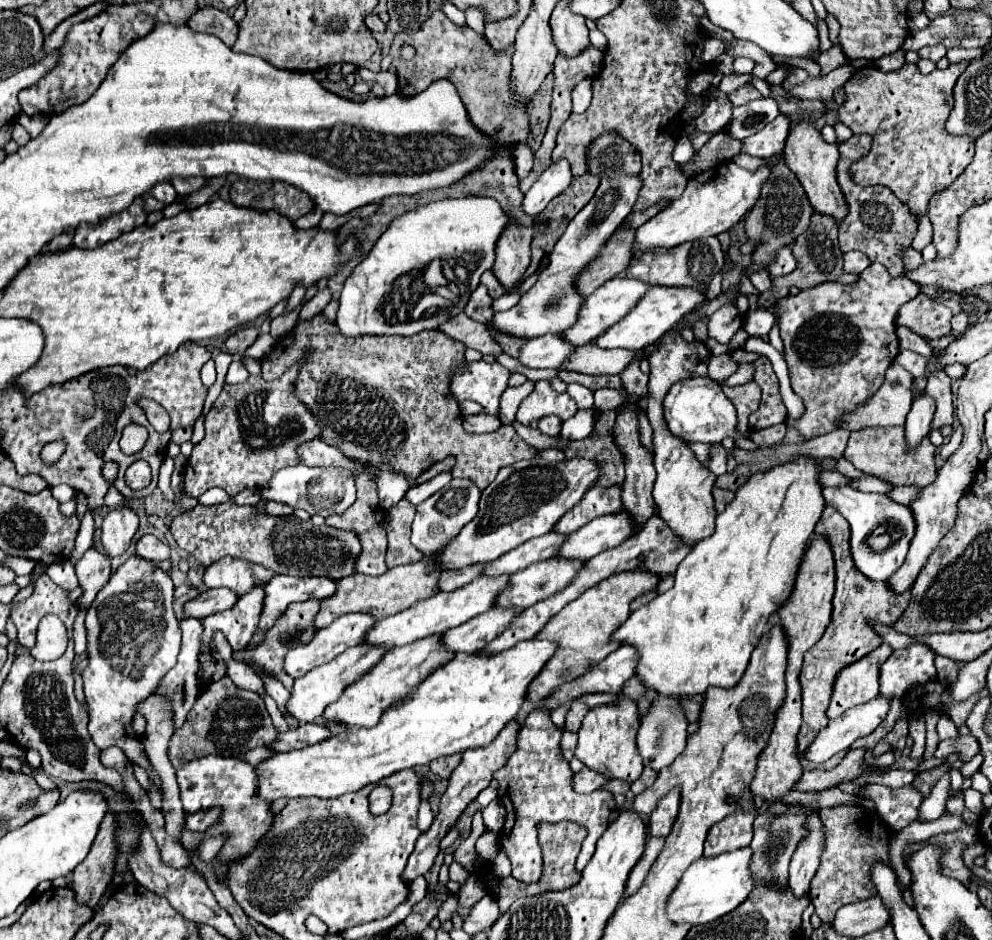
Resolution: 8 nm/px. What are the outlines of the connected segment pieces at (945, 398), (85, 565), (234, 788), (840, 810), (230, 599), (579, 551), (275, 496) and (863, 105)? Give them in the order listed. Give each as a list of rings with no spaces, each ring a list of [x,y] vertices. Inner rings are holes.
[[[937,371],[933,375],[929,375],[927,381],[927,395],[931,395],[937,403],[937,411],[931,423],[931,431],[933,429],[941,429],[943,425],[951,425],[953,423],[953,397],[951,397],[951,379],[947,377],[945,371]]]
[[[89,549],[77,563],[75,573],[79,577],[79,585],[83,587],[83,597],[77,601],[79,607],[89,607],[99,589],[111,577],[111,559],[95,549]]]
[[[211,755],[211,757],[203,757],[203,759],[195,759],[195,761],[187,763],[187,767],[181,767],[179,771],[175,771],[175,775],[177,775],[181,803],[183,803],[185,813],[207,811],[215,803],[223,805],[221,821],[209,829],[211,835],[231,833],[231,839],[225,843],[225,847],[221,851],[223,863],[229,863],[229,861],[239,859],[241,855],[247,855],[257,845],[257,841],[271,829],[271,825],[273,825],[273,815],[269,811],[271,807],[269,807],[269,803],[265,803],[263,799],[257,797],[257,793],[255,793],[257,775],[249,763],[245,763],[241,759],[233,759],[233,757]]]
[[[835,805],[825,807],[819,811],[823,823],[823,853],[819,869],[811,881],[811,903],[815,905],[815,913],[823,923],[833,923],[835,911],[839,907],[863,901],[867,897],[877,895],[877,889],[871,881],[871,867],[875,863],[885,863],[891,867],[889,861],[889,843],[893,831],[885,825],[883,819],[875,811],[865,811],[859,805]]]
[[[209,589],[207,593],[201,593],[201,597],[189,601],[185,605],[185,613],[197,619],[203,619],[207,615],[231,609],[235,605],[235,599],[239,599],[239,593],[223,589]]]
[[[627,513],[603,515],[583,525],[579,531],[573,531],[559,547],[557,557],[589,561],[601,551],[621,545],[633,535],[633,521]]]
[[[295,465],[295,467],[283,467],[271,477],[271,483],[263,487],[261,499],[265,501],[277,501],[285,503],[293,509],[305,509],[307,513],[315,515],[341,515],[347,507],[355,503],[355,479],[349,471],[339,471],[335,467],[329,469],[313,469],[307,465]]]
[[[961,61],[961,63],[949,65],[947,69],[935,69],[935,71],[929,73],[929,75],[923,75],[917,65],[909,65],[909,63],[903,65],[899,71],[891,71],[891,73],[883,73],[883,71],[879,71],[879,69],[873,67],[873,65],[863,67],[863,69],[857,69],[857,71],[853,73],[853,77],[845,83],[847,103],[839,109],[839,115],[837,115],[837,117],[839,117],[839,121],[841,121],[843,125],[847,125],[853,133],[857,133],[857,135],[859,135],[859,133],[869,133],[869,135],[873,137],[871,151],[869,151],[863,159],[857,159],[857,161],[851,165],[851,171],[849,171],[849,173],[851,173],[851,179],[853,179],[857,185],[861,185],[861,187],[867,187],[867,185],[885,185],[885,187],[889,187],[889,189],[899,197],[901,203],[905,203],[917,217],[921,217],[923,213],[927,213],[927,205],[929,205],[931,195],[937,193],[937,191],[941,191],[941,189],[945,189],[951,181],[955,181],[955,179],[967,169],[967,165],[971,163],[973,153],[975,153],[975,139],[971,139],[971,137],[967,137],[967,135],[955,137],[955,135],[949,135],[949,133],[945,131],[945,121],[947,121],[947,117],[949,117],[949,113],[951,113],[951,109],[953,109],[953,87],[955,87],[959,75],[967,69],[967,63],[969,63],[969,61]]]

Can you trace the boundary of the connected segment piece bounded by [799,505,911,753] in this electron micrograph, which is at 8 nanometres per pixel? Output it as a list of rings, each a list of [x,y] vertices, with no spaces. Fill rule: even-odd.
[[[825,505],[823,515],[819,519],[819,523],[815,525],[815,531],[827,539],[827,543],[831,543],[833,555],[835,555],[835,571],[837,571],[837,591],[833,597],[833,621],[827,627],[825,635],[817,641],[817,645],[813,645],[807,655],[805,655],[805,663],[803,663],[803,671],[801,671],[801,687],[803,687],[803,725],[799,731],[799,749],[801,753],[811,745],[811,741],[815,739],[817,731],[821,727],[827,725],[827,707],[831,701],[831,691],[833,691],[833,681],[837,677],[837,673],[847,667],[849,663],[855,663],[857,659],[865,657],[869,651],[877,649],[883,641],[879,639],[879,635],[865,623],[867,617],[881,621],[883,625],[893,625],[903,611],[909,605],[909,597],[911,591],[905,591],[903,595],[893,595],[893,591],[889,591],[887,583],[873,583],[867,577],[863,577],[851,559],[851,551],[849,551],[849,523],[835,511],[835,507]]]

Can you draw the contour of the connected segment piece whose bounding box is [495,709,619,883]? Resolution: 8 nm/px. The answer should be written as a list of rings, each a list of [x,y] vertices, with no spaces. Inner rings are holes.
[[[531,711],[525,719],[523,729],[519,731],[517,751],[509,757],[507,767],[503,767],[505,775],[495,775],[499,781],[499,799],[507,809],[501,847],[513,865],[513,877],[523,883],[537,881],[543,871],[541,847],[537,839],[537,825],[541,821],[569,819],[587,827],[589,835],[583,841],[583,853],[579,853],[577,859],[577,871],[583,871],[595,853],[597,839],[619,817],[619,809],[609,791],[593,791],[589,795],[579,795],[573,791],[573,771],[569,769],[569,763],[563,759],[559,749],[561,735],[563,731],[551,723],[547,711]]]

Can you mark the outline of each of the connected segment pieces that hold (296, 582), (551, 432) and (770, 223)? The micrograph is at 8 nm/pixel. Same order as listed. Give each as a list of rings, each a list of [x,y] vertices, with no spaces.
[[[275,575],[271,583],[265,587],[263,611],[259,617],[259,625],[249,641],[247,647],[255,647],[255,643],[263,643],[263,635],[273,627],[275,619],[279,619],[289,603],[307,601],[307,599],[325,599],[327,595],[335,593],[333,579],[295,579],[291,575]]]
[[[549,415],[549,417],[543,417],[543,419],[539,419],[539,431],[543,433],[543,435],[549,435],[549,437],[557,437],[559,435],[559,431],[561,431],[561,421],[553,415]]]
[[[737,155],[733,159],[739,167],[745,167],[747,171],[755,171],[763,165],[769,167],[769,179],[767,183],[763,183],[761,187],[761,197],[755,203],[753,211],[747,213],[745,219],[745,231],[749,239],[763,239],[763,243],[757,247],[757,251],[753,253],[753,261],[747,267],[747,275],[755,269],[765,269],[769,265],[769,261],[773,259],[773,255],[777,253],[777,249],[781,249],[783,245],[791,245],[795,241],[795,237],[799,237],[807,227],[809,227],[809,219],[813,213],[813,207],[809,205],[809,199],[799,183],[799,179],[795,177],[795,173],[785,165],[781,155],[773,155],[771,159],[755,159],[755,157],[743,157]]]

